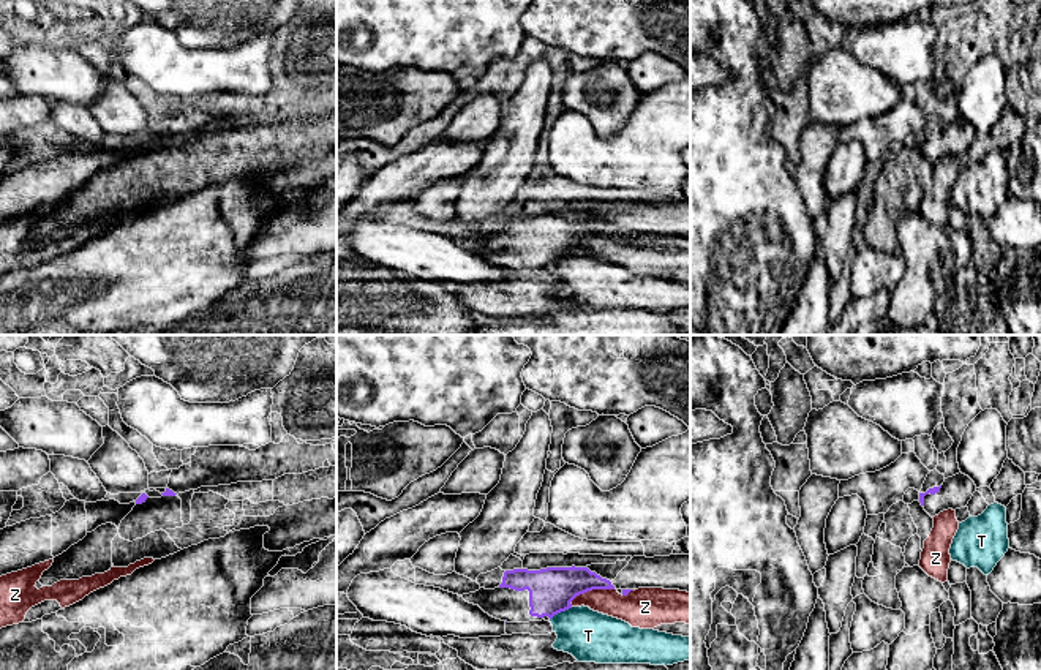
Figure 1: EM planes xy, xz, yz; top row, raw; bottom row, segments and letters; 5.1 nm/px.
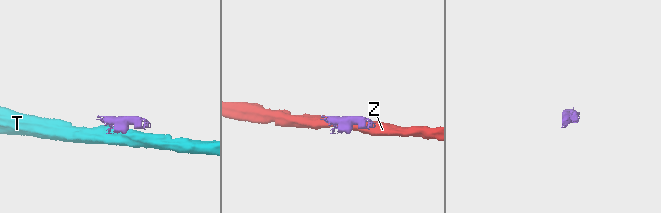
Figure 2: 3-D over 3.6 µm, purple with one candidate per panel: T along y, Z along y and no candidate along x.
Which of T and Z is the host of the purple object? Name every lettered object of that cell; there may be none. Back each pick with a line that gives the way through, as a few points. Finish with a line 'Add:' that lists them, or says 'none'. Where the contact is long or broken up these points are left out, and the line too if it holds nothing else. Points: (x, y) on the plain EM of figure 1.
Add: none

